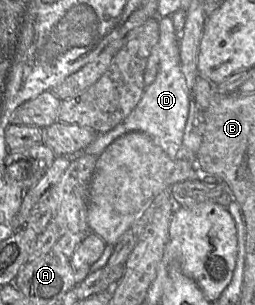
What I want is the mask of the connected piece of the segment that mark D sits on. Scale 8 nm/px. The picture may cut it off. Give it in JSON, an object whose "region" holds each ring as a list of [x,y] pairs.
{"region":[[[164,17],[164,20],[162,20],[160,42],[158,45],[160,46],[160,63],[159,63],[159,70],[158,70],[157,77],[156,77],[155,81],[150,86],[145,88],[144,94],[143,94],[140,102],[132,110],[132,112],[124,120],[122,120],[118,125],[116,125],[113,129],[111,129],[107,132],[104,132],[104,133],[98,133],[96,135],[96,138],[93,140],[93,142],[91,144],[89,144],[85,149],[80,150],[80,151],[75,152],[75,153],[70,154],[70,155],[58,155],[58,156],[67,157],[69,159],[69,161],[80,158],[81,156],[83,156],[85,154],[99,156],[115,139],[119,138],[120,136],[125,135],[129,132],[143,132],[143,133],[148,134],[151,137],[151,139],[153,140],[153,142],[156,145],[160,146],[164,150],[164,152],[168,154],[168,156],[170,158],[176,159],[176,155],[177,155],[178,150],[183,146],[183,134],[184,134],[184,129],[186,126],[186,122],[187,122],[187,118],[188,118],[188,111],[189,111],[189,91],[190,90],[187,87],[185,77],[184,77],[182,70],[181,70],[181,67],[180,67],[179,34],[176,32],[175,28],[173,26],[173,22],[170,19],[170,17]]]}

